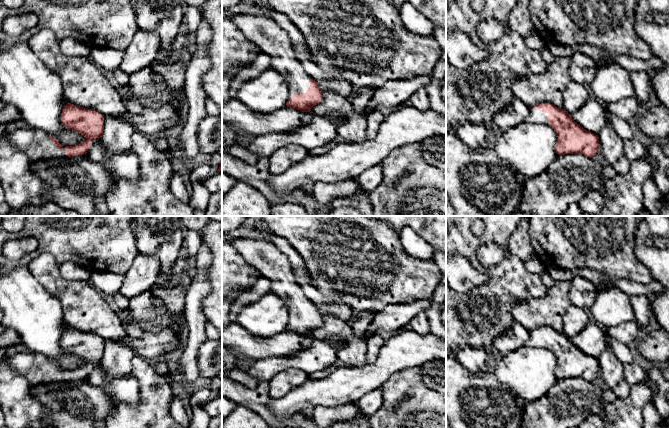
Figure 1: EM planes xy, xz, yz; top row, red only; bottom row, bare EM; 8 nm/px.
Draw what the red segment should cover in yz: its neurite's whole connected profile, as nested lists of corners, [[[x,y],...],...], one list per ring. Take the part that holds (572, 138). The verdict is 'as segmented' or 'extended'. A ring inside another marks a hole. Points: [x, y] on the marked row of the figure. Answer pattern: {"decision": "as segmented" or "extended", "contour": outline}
{"decision": "extended", "contour": [[[551,103],[528,107],[525,122],[552,127],[558,137],[555,145],[558,155],[583,154],[593,158],[600,148],[598,135],[585,130],[574,121],[565,109],[559,109]]]}

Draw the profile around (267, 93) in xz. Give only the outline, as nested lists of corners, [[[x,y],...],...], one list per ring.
[[[270,67],[258,77],[242,83],[236,100],[258,113],[277,112],[288,101],[288,84],[281,73]]]

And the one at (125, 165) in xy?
[[[97,138],[92,142],[91,148],[84,156],[87,160],[103,167],[109,166],[116,179],[126,180],[132,184],[139,182],[141,174],[138,157],[131,149],[122,153],[111,154],[103,146],[101,138]]]

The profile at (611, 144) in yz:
[[[609,122],[602,128],[598,137],[605,160],[608,165],[613,166],[624,155],[624,140],[616,133]]]

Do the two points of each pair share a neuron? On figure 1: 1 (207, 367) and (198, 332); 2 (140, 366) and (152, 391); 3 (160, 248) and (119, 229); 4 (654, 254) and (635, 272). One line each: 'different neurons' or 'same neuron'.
1: different neurons
2: same neuron
3: different neurons
4: different neurons

